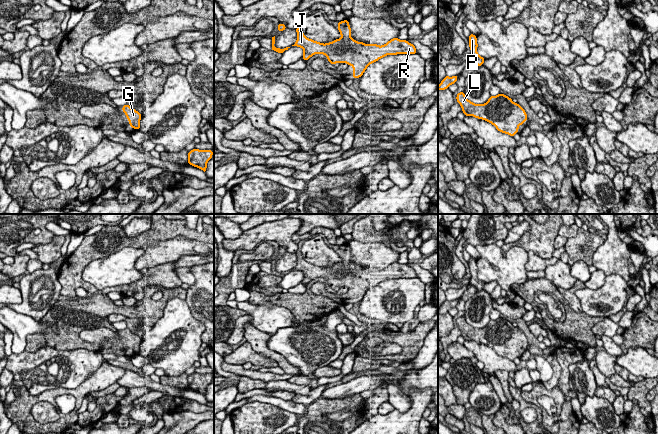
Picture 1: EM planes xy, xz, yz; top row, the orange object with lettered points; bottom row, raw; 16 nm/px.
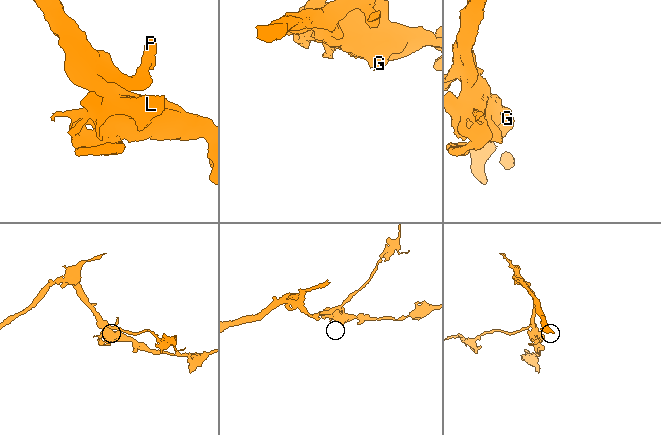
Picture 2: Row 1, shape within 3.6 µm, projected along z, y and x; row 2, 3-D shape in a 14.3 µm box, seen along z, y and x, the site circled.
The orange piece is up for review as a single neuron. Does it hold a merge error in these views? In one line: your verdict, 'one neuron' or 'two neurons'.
one neuron

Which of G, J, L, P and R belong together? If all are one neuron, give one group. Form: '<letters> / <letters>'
G J L P R

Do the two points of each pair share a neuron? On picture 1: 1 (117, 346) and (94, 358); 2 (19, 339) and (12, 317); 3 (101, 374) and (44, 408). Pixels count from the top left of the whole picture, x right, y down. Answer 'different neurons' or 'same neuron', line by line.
1: different neurons
2: same neuron
3: different neurons

